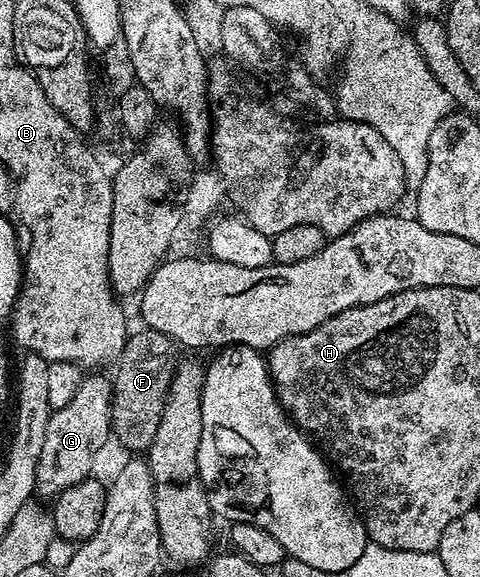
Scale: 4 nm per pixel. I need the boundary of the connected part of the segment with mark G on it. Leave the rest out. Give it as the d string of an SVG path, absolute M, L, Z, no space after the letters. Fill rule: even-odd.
M103 374L84 375L77 394L66 406L54 409L45 430L45 443L41 446L41 458L37 458L35 490L41 497L60 496L69 486L88 479L92 475L95 455L106 446L111 435L111 390L112 381Z

